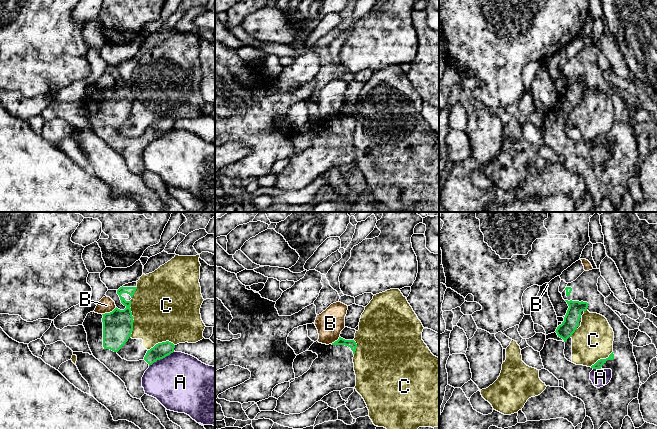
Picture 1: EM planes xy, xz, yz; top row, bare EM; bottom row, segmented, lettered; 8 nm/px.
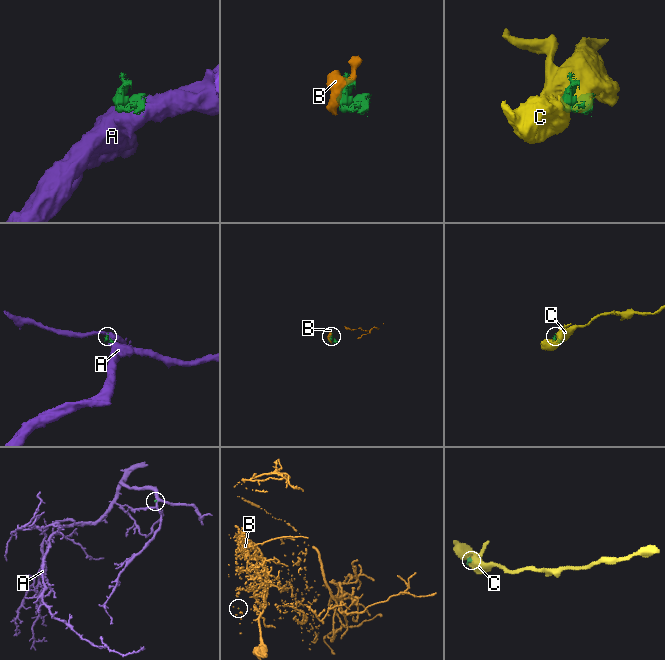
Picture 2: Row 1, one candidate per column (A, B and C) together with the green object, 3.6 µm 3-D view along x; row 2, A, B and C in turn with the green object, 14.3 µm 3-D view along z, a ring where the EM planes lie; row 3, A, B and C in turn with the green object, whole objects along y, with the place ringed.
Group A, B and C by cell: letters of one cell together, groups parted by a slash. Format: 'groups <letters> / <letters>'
groups A / B / C

